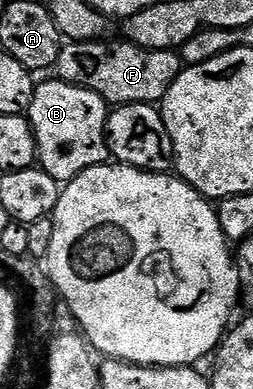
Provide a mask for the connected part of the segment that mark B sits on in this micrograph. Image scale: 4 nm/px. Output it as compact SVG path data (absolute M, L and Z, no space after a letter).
M59 79L52 81L40 81L34 91L34 99L30 103L27 111L28 122L34 127L34 135L38 143L39 168L44 169L53 177L54 180L61 183L67 183L75 179L82 171L86 171L95 165L105 164L109 160L108 152L108 115L110 106L108 102L89 89L83 89L77 85L71 85Z

